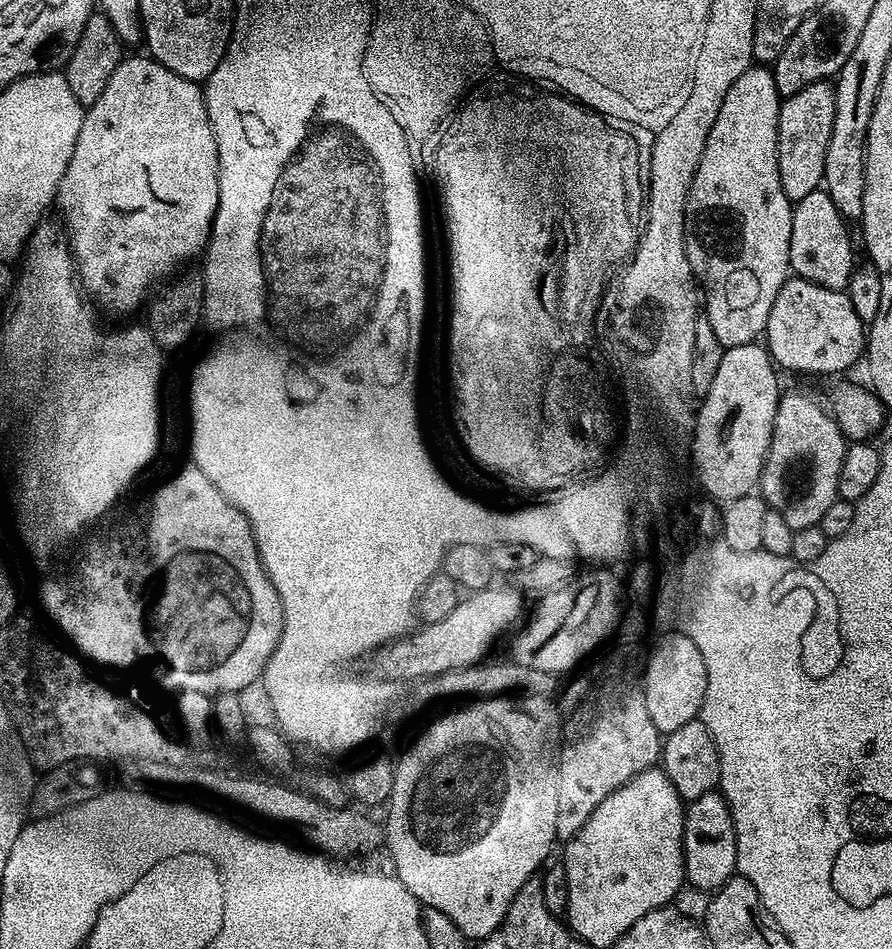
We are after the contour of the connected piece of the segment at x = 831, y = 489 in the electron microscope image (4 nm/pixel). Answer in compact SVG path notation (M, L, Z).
M785 391L774 420L774 434L759 491L771 511L782 514L792 528L814 528L839 497L838 480L849 441L835 415L808 392Z

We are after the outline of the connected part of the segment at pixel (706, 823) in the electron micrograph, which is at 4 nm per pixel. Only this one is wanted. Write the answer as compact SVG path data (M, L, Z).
M719 791L695 800L686 812L684 824L684 869L689 885L696 888L723 888L736 872L736 822Z

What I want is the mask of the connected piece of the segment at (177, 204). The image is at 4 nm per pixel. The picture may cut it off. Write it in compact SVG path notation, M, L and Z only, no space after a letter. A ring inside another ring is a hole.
M147 54L132 56L129 60L128 57L121 59L114 74L110 74L110 82L106 82L106 90L102 90L98 102L87 105L82 130L78 130L78 142L74 142L74 154L70 154L70 166L66 166L66 174L62 174L62 182L58 186L54 201L55 207L57 209L60 207L61 218L59 217L59 219L66 229L66 239L74 257L79 279L82 281L87 295L101 309L103 309L102 307L109 308L112 312L134 311L144 299L146 299L145 301L149 299L150 293L161 283L159 280L163 276L170 275L179 264L194 259L199 252L201 255L207 249L212 235L213 220L220 205L218 198L219 169L218 142L214 138L214 130L210 126L203 87L197 81L187 80L174 74L174 70L162 66Z

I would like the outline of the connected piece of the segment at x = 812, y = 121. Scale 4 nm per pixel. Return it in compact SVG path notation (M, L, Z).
M828 80L802 86L798 94L783 97L778 118L778 168L782 188L795 202L817 191L824 182L826 146L830 146L830 130L834 130L836 89Z

